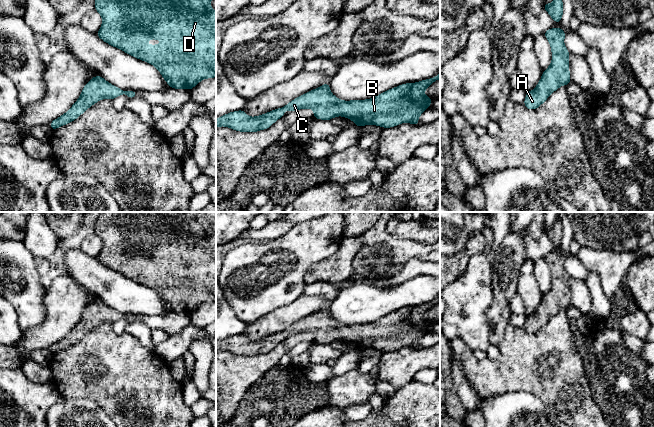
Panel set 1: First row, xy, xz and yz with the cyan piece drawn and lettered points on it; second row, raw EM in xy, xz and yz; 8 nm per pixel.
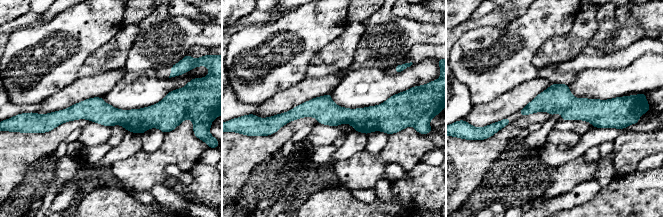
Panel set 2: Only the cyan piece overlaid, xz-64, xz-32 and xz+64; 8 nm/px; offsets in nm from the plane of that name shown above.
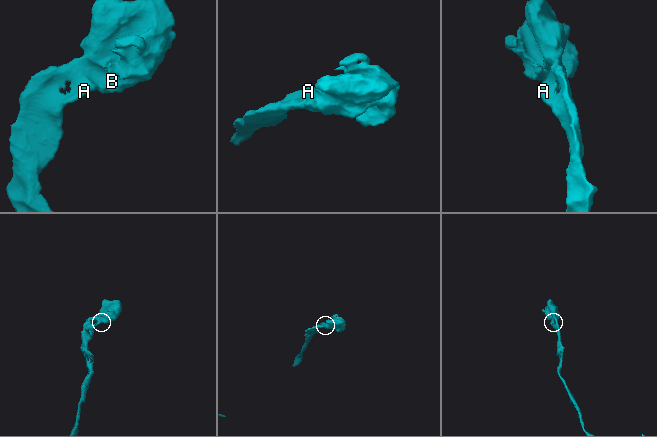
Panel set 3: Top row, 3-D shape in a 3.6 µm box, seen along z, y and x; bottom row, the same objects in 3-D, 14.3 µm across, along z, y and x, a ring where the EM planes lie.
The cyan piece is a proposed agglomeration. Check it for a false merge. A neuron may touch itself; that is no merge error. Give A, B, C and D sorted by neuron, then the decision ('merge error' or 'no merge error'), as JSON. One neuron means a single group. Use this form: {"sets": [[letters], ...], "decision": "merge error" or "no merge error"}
{"sets": [["A", "B", "C", "D"]], "decision": "no merge error"}

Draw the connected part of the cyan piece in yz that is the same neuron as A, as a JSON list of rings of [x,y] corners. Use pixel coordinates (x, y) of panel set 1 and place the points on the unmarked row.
[[[551,252],[544,259],[551,270],[552,286],[543,295],[541,304],[535,313],[526,317],[524,329],[529,334],[538,332],[547,324],[552,316],[556,315],[562,309],[567,310],[571,306],[568,286],[570,277],[564,269],[566,257],[562,252]]]

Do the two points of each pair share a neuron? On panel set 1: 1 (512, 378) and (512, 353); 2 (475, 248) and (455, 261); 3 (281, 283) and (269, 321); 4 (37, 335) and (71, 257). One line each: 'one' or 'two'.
1: one
2: one
3: two
4: two

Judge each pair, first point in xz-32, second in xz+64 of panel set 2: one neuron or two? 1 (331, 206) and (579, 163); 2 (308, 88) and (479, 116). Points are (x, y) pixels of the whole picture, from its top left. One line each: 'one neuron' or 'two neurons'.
1: two neurons
2: one neuron

